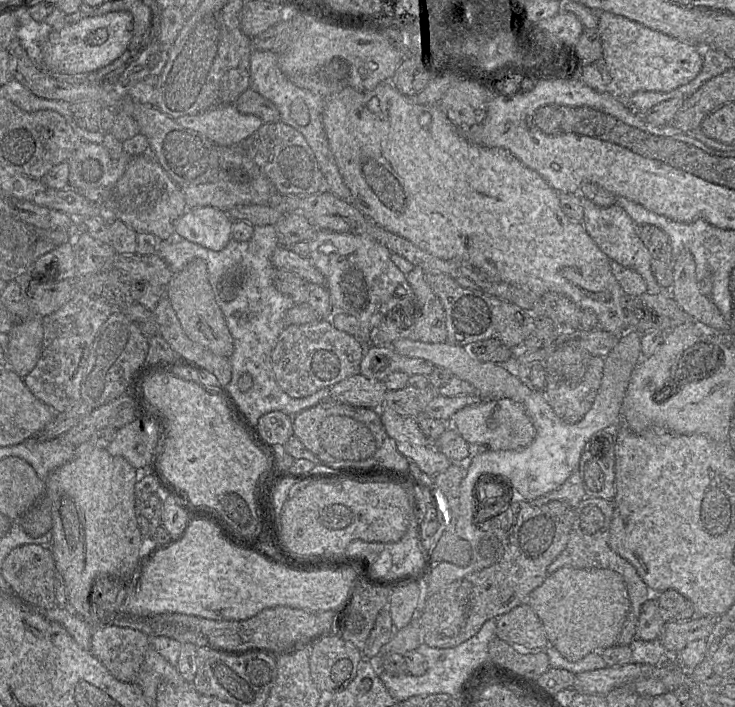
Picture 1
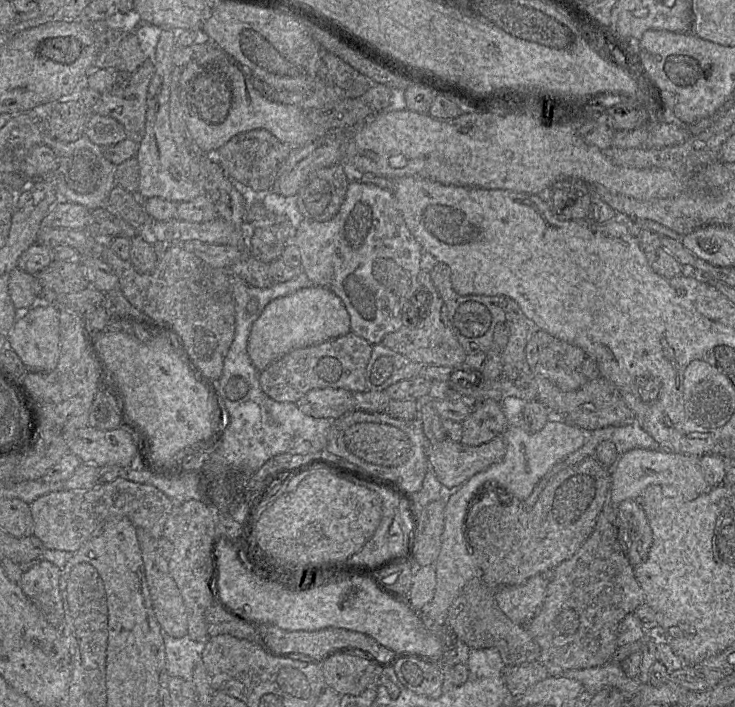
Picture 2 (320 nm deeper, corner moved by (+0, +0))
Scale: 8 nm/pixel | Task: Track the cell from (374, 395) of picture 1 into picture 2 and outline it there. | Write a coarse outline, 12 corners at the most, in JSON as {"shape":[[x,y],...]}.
{"shape":[[314,389],[296,403],[306,415],[337,420],[354,409],[353,393]]}

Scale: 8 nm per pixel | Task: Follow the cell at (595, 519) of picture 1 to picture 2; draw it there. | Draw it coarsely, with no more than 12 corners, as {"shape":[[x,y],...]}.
{"shape":[[606,503],[525,625],[550,676],[609,662],[645,603]]}

